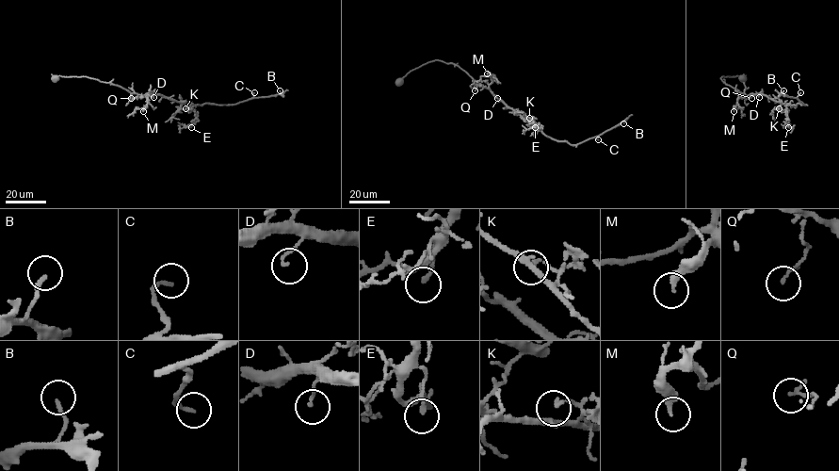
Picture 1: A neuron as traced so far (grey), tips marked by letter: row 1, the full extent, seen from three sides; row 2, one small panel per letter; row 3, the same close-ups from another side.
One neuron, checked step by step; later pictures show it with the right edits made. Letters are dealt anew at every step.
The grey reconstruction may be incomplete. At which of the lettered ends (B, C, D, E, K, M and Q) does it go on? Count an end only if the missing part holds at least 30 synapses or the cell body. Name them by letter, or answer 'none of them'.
none of them

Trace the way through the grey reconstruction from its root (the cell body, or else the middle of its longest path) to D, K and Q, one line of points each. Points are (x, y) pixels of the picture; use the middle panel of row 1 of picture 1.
D: (399, 83), (411, 71), (439, 60), (459, 65), (497, 98)
K: (399, 83), (411, 71), (428, 62), (439, 60), (453, 63), (537, 125), (529, 118)
Q: (399, 83), (411, 71), (439, 60), (459, 65), (482, 85), (477, 85), (475, 90)

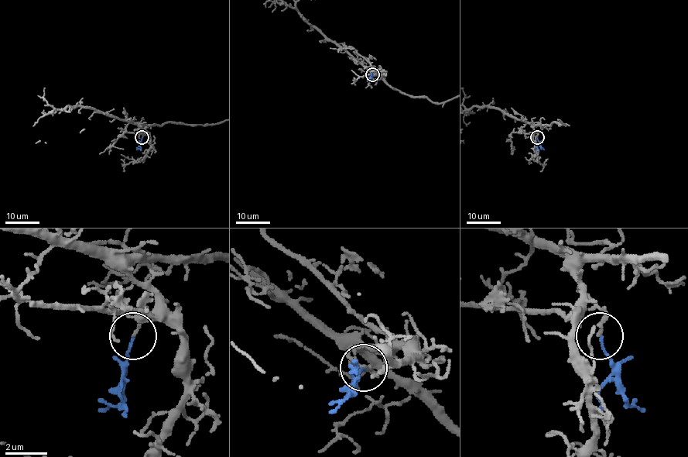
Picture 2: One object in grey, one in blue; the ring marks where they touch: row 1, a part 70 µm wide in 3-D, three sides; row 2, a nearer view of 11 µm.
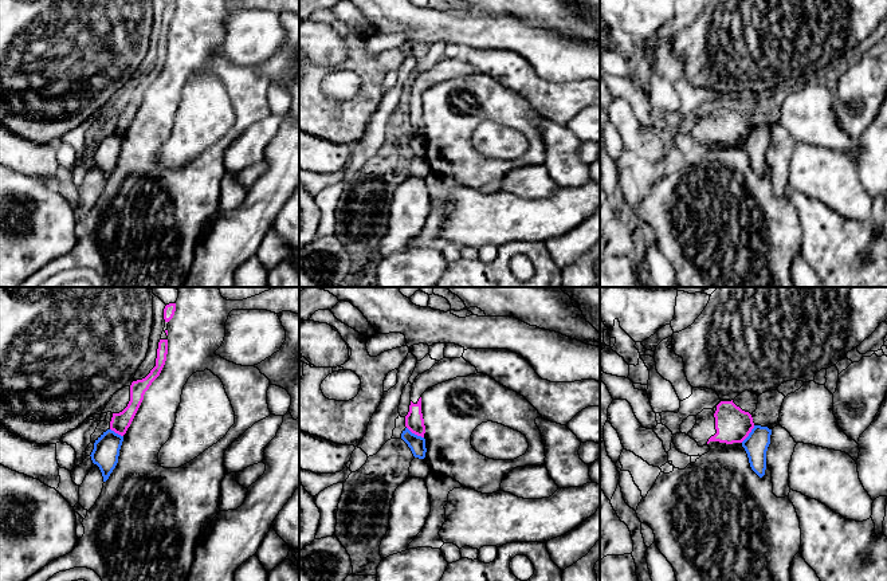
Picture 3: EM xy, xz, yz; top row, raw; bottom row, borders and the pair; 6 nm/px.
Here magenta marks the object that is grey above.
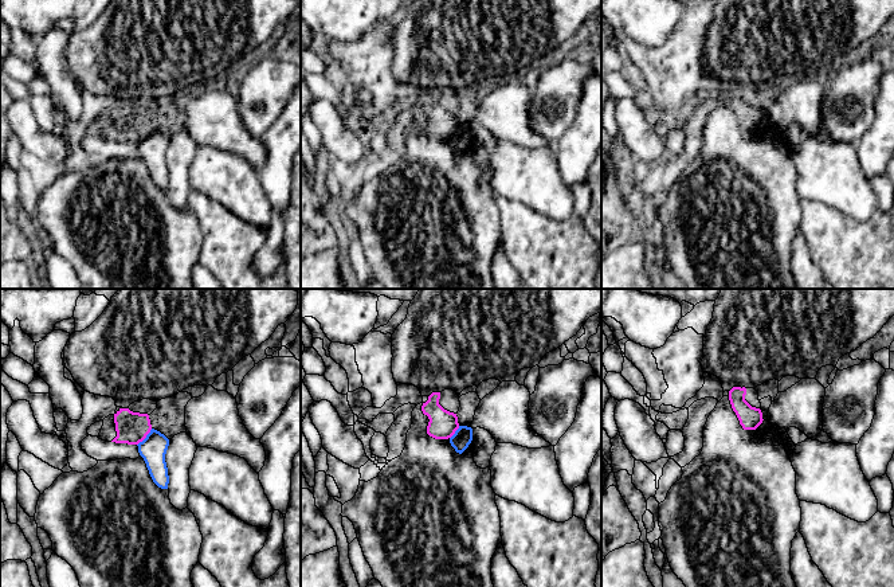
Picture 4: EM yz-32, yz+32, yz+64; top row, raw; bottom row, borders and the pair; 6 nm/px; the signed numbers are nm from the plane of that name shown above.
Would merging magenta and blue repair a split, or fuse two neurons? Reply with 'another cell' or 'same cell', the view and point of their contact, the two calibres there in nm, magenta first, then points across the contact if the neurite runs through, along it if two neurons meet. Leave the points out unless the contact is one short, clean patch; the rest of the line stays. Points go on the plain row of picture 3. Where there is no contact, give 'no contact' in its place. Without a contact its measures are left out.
another cell; meets magenta in xz at (415, 133); 110 nm thick on the magenta side, 100 nm on the other; border along xz (407, 126), (423, 137)

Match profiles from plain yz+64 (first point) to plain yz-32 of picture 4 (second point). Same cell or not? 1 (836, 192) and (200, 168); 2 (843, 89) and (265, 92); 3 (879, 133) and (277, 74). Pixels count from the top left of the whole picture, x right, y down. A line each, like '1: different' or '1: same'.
1: same
2: same
3: different

